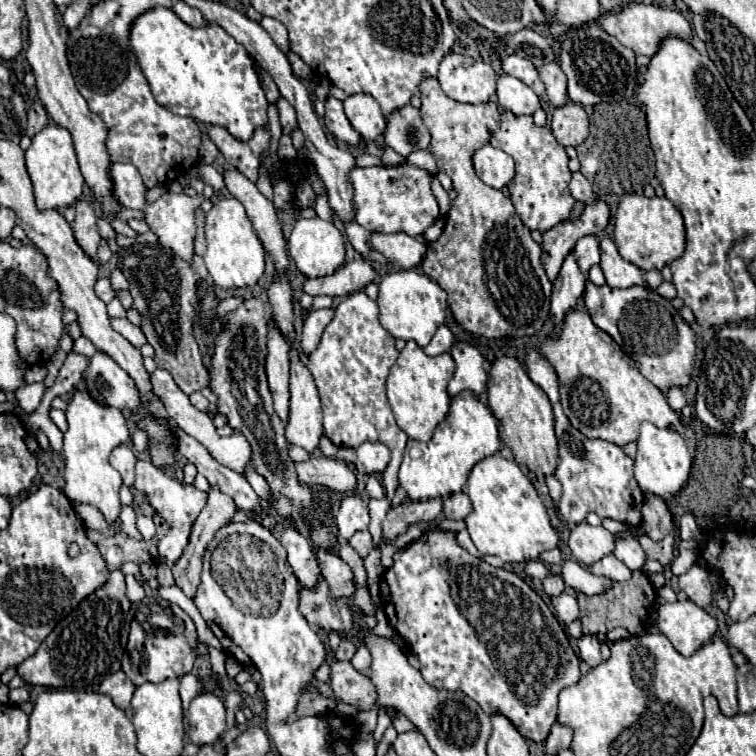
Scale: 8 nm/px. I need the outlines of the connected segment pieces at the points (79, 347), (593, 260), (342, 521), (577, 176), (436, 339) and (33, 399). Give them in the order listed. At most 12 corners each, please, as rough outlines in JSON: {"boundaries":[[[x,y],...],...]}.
{"boundaries":[[[85,336],[75,340],[73,352],[91,358],[97,350]],[[595,236],[581,238],[573,254],[579,270],[589,272],[599,264],[599,242]],[[359,496],[341,500],[335,522],[349,540],[369,526],[367,502]],[[575,172],[569,190],[577,202],[591,204],[595,194],[589,180]],[[441,326],[423,348],[429,356],[449,352],[453,334],[447,326]],[[23,386],[15,392],[19,408],[31,414],[45,386]]]}

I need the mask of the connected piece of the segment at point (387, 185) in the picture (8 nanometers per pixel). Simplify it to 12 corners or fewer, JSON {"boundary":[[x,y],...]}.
{"boundary":[[353,168],[353,220],[417,238],[439,218],[433,172]]}

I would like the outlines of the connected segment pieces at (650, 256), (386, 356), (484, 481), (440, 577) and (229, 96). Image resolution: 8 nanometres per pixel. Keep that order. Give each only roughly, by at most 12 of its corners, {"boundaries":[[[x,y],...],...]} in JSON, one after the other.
{"boundaries":[[[627,194],[619,254],[639,270],[683,256],[685,226],[667,198]],[[364,291],[335,308],[307,368],[325,436],[391,450],[393,498],[407,434],[385,396],[399,352]],[[501,454],[473,466],[465,518],[481,554],[557,546],[535,486]],[[429,528],[381,576],[423,678],[545,742],[581,678],[549,606]],[[153,8],[131,46],[155,100],[249,142],[267,126],[253,56]]]}

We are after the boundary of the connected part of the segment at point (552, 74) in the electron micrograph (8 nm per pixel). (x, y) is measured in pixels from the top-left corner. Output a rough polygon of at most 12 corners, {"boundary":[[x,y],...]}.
{"boundary":[[557,62],[537,72],[555,106],[567,104],[567,78]]}

